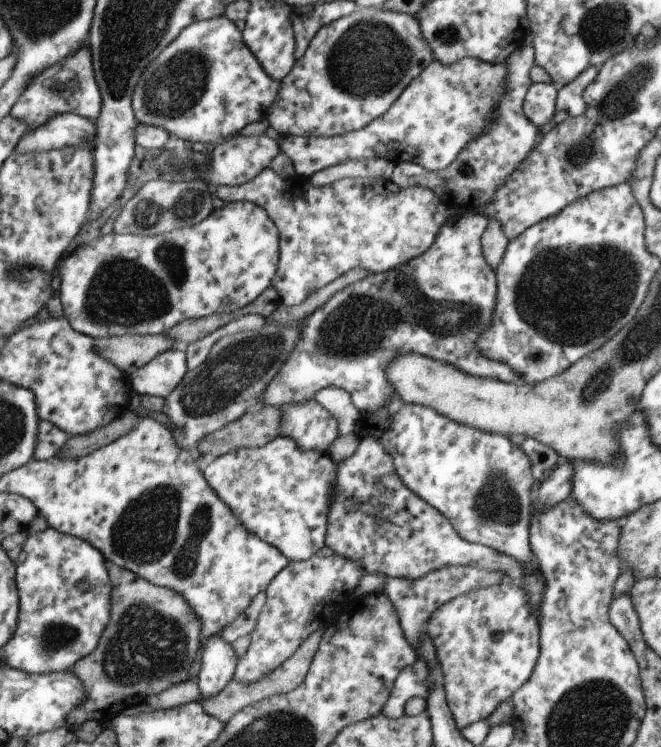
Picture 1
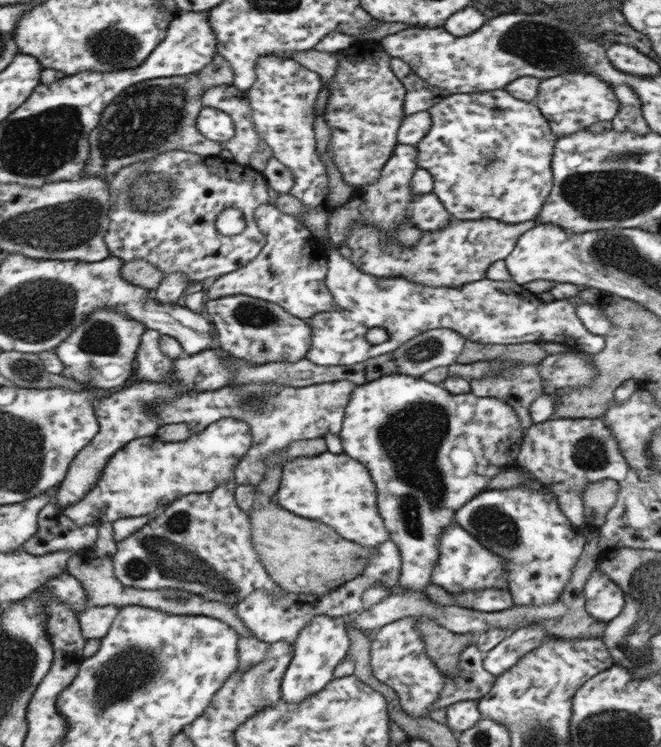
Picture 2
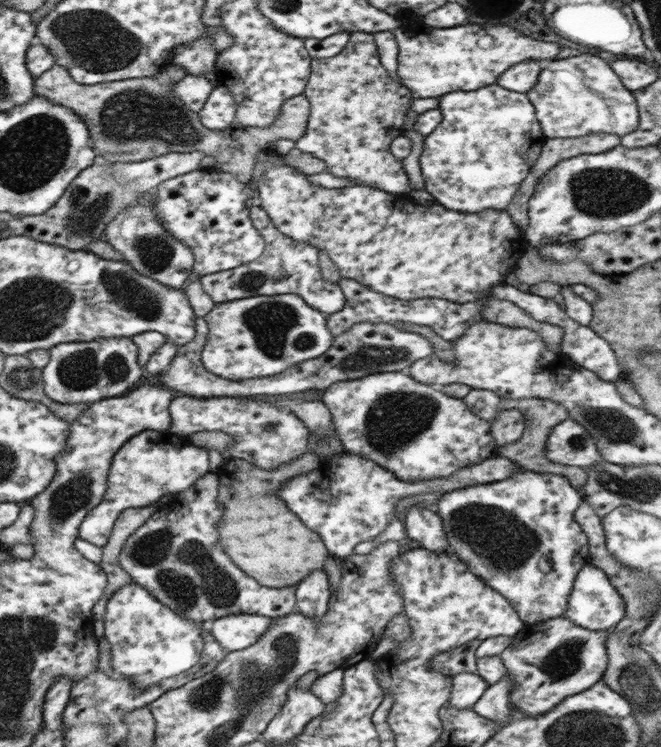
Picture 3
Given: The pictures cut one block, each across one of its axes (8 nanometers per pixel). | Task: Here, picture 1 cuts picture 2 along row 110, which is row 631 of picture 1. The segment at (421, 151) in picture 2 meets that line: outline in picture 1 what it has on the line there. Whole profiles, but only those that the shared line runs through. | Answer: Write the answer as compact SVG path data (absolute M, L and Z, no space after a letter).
M515 582L477 587L444 602L426 620L426 631L435 647L441 667L444 695L458 730L478 719L487 718L498 704L509 700L527 682L540 648L538 641L538 610L528 605L528 594Z

